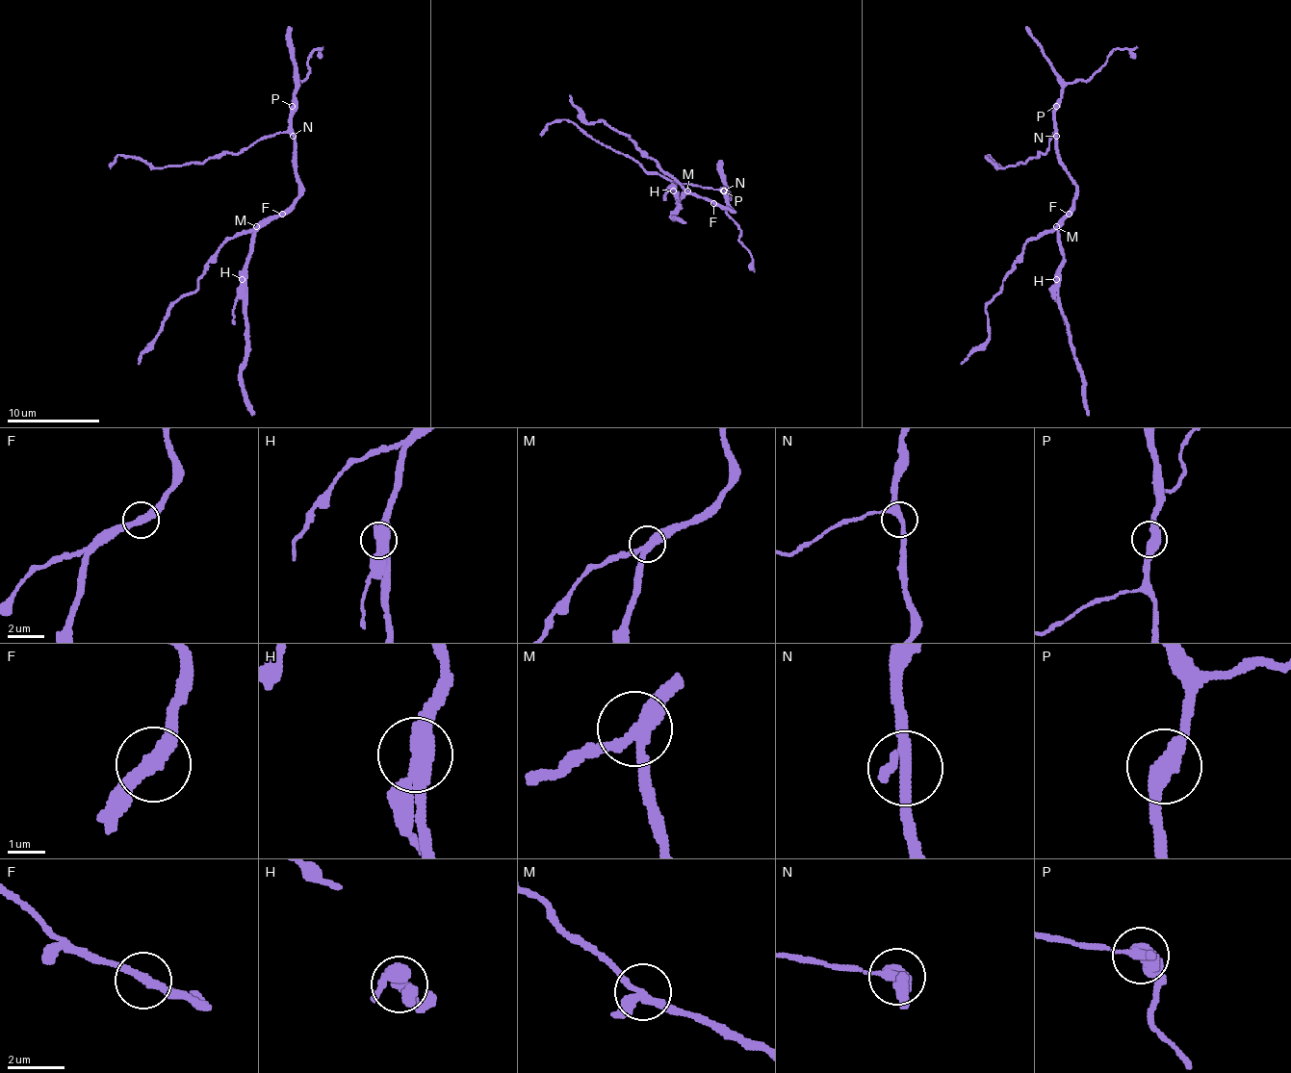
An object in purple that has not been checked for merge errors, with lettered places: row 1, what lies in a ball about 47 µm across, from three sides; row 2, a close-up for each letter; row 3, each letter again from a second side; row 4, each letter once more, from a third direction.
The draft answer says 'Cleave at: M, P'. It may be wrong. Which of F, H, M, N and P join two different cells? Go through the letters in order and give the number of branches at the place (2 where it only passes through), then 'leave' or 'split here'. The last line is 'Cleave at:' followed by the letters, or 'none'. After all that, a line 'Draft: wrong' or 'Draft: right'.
F: 2 | leave
H: 2 | split here
M: 3 | split here
N: 3 | leave
P: 2 | leave
Cleave at: H, M
Draft: wrong

